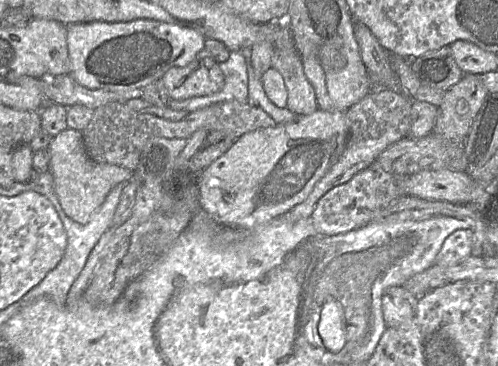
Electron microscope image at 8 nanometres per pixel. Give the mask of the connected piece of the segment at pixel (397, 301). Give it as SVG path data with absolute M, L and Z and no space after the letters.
M401 286L388 288L382 297L382 312L387 327L397 327L411 320L416 313L418 298Z

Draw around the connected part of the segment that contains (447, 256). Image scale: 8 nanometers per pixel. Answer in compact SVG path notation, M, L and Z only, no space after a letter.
M458 229L451 233L443 242L436 256L435 263L439 266L454 266L472 254L474 232L471 229Z

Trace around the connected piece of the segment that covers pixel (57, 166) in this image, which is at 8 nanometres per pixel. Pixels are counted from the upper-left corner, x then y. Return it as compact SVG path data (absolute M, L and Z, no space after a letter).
M66 128L54 136L46 151L48 151L50 155L49 172L52 174L55 193L60 205L70 219L81 225L89 222L95 211L103 204L107 195L114 187L121 182L128 183L132 180L134 175L133 171L124 167L97 163L92 160L86 152L82 133L70 128Z

